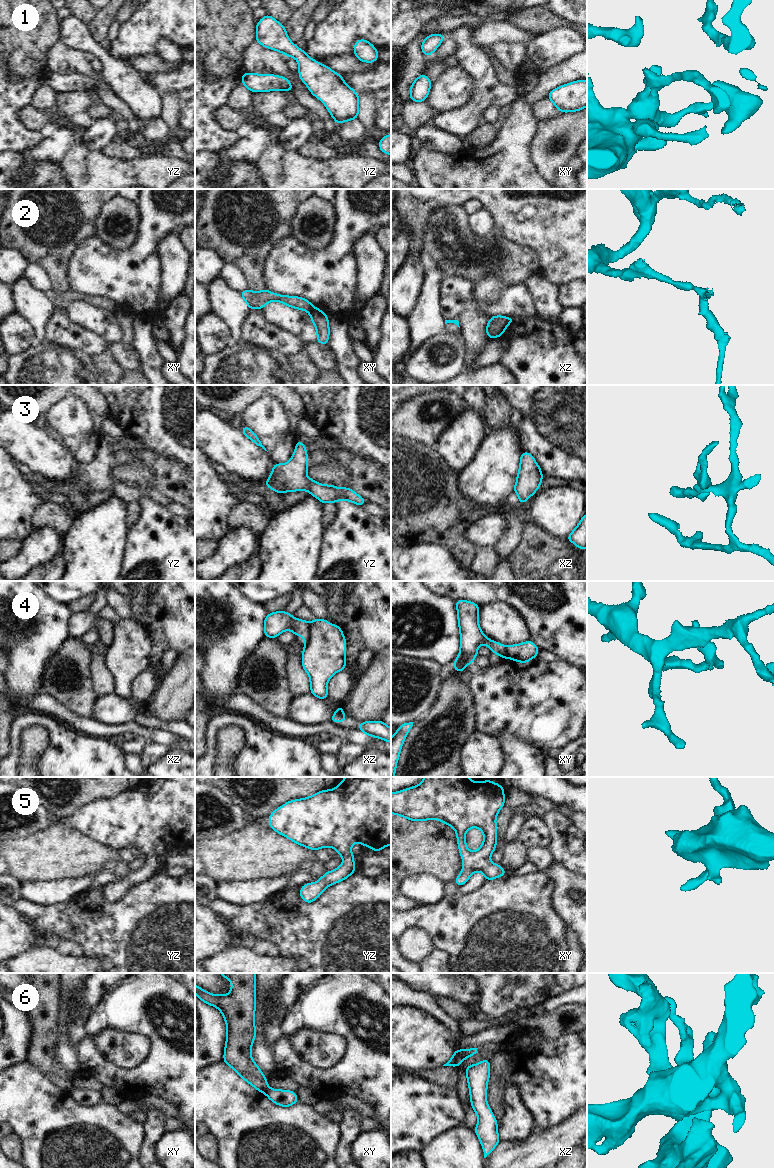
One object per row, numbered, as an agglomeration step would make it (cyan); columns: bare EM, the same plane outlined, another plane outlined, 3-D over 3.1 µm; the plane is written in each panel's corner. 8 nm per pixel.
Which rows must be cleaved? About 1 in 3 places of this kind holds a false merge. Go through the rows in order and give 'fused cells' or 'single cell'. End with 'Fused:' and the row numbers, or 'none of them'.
1: single cell
2: fused cells
3: single cell
4: fused cells
5: single cell
6: fused cells
Fused: 2, 4, 6

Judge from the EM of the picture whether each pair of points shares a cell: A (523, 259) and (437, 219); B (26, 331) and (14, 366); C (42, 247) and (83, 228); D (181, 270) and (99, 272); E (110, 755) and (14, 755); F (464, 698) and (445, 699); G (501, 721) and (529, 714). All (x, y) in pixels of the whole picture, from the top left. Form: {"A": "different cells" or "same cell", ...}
{"A": "same cell", "B": "different cells", "C": "same cell", "D": "different cells", "E": "same cell", "F": "same cell", "G": "same cell"}

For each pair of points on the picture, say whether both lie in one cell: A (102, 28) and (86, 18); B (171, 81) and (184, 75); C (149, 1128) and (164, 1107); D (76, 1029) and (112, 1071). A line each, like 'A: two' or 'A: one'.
A: two
B: one
C: two
D: two

